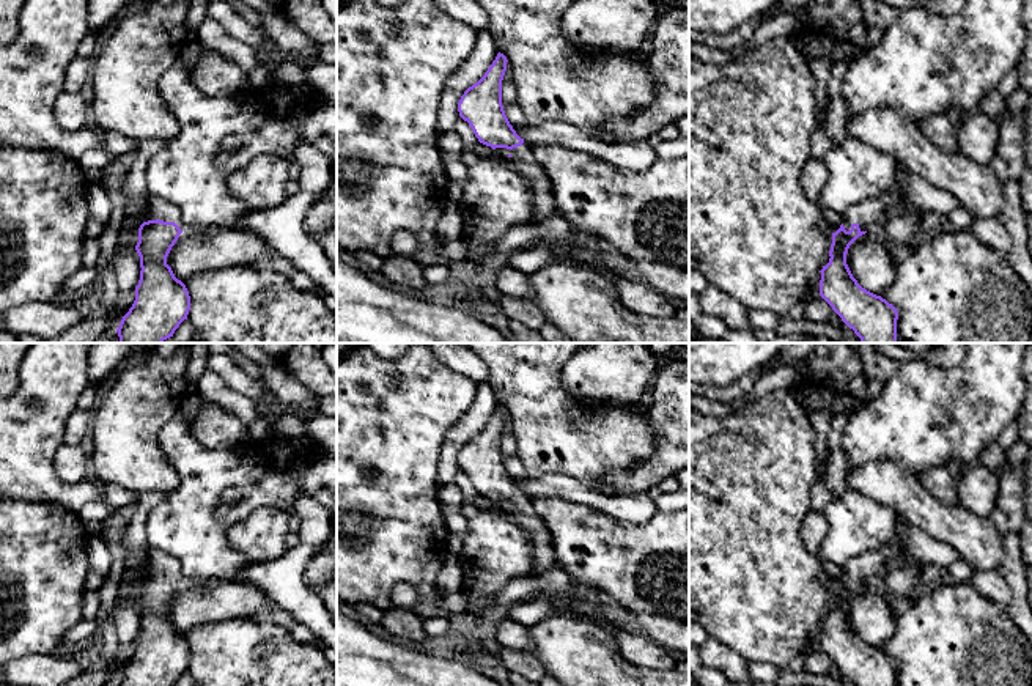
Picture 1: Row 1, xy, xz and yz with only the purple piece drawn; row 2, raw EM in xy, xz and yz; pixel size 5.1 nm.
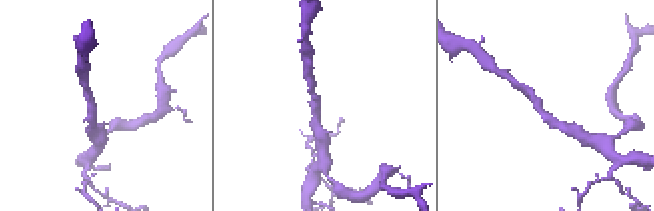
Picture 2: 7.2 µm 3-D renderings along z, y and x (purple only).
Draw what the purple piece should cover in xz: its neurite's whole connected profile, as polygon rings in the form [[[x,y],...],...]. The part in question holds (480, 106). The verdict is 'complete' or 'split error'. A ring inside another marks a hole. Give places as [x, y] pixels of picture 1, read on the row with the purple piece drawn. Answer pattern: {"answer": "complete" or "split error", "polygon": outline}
{"answer": "split error", "polygon": [[[497,53],[485,76],[469,87],[458,102],[459,116],[469,123],[480,143],[491,146],[502,162],[514,168],[533,194],[533,220],[544,222],[558,214],[552,187],[536,160],[532,145],[510,124],[502,105],[502,80],[507,57]]]}

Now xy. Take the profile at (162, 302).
{"answer": "split error", "polygon": [[[148,197],[135,250],[140,280],[135,301],[116,329],[120,343],[162,343],[187,319],[190,296],[167,264],[167,256],[184,231],[181,211],[173,203]]]}

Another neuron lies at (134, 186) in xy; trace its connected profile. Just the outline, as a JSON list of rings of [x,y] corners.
[[[142,140],[140,148],[137,151],[137,156],[126,173],[123,192],[127,198],[137,198],[148,195],[146,189],[146,167],[149,159],[157,154],[160,149],[164,149],[167,142],[157,142],[157,140]]]

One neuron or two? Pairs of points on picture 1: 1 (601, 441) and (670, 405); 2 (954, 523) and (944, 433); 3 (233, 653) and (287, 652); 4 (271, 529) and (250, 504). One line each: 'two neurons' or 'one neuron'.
1: two neurons
2: two neurons
3: one neuron
4: two neurons

